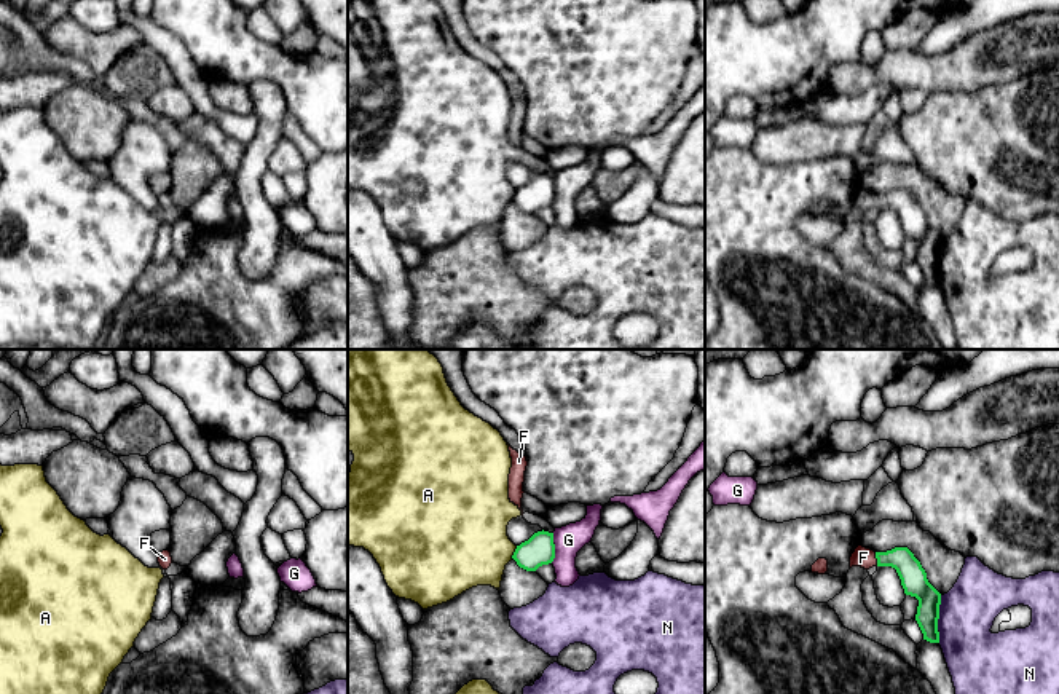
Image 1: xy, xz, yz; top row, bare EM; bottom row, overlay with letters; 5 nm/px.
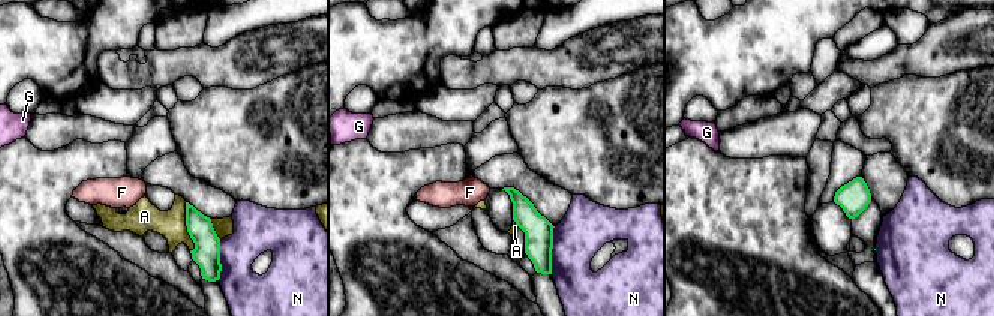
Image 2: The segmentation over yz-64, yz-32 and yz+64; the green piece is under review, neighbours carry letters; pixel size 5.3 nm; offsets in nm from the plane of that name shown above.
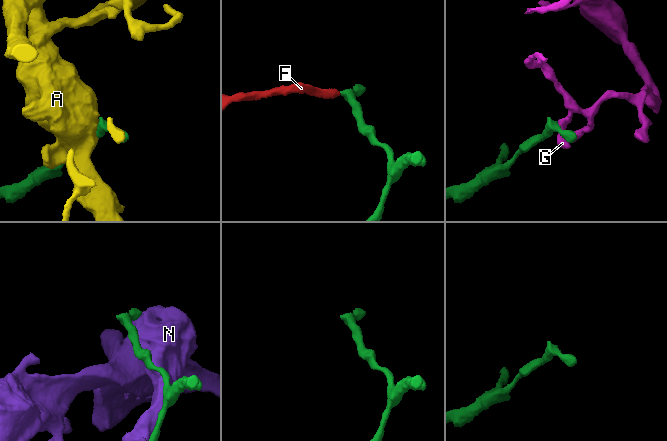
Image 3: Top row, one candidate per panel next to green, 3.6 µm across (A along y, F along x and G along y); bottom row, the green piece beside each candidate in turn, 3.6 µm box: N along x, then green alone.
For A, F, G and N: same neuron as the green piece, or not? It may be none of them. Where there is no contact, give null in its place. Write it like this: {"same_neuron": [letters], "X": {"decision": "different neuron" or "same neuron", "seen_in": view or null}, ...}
{"same_neuron": ["F"], "A": {"decision": "different neuron", "seen_in": "xz"}, "F": {"decision": "same neuron", "seen_in": "yz"}, "G": {"decision": "different neuron", "seen_in": "xz"}, "N": {"decision": "different neuron", "seen_in": "yz"}}

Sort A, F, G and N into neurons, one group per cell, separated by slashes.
A / F / G / N

